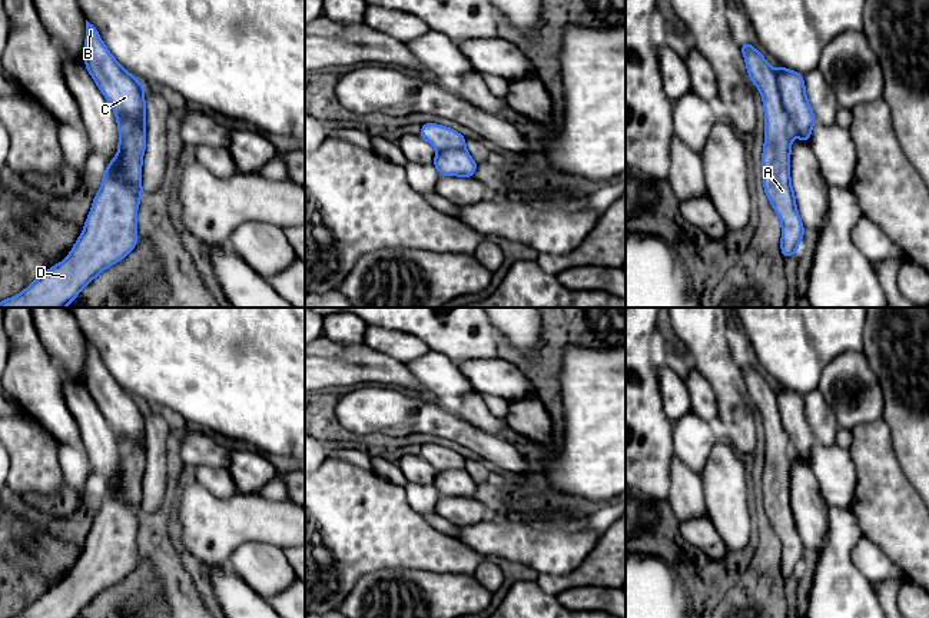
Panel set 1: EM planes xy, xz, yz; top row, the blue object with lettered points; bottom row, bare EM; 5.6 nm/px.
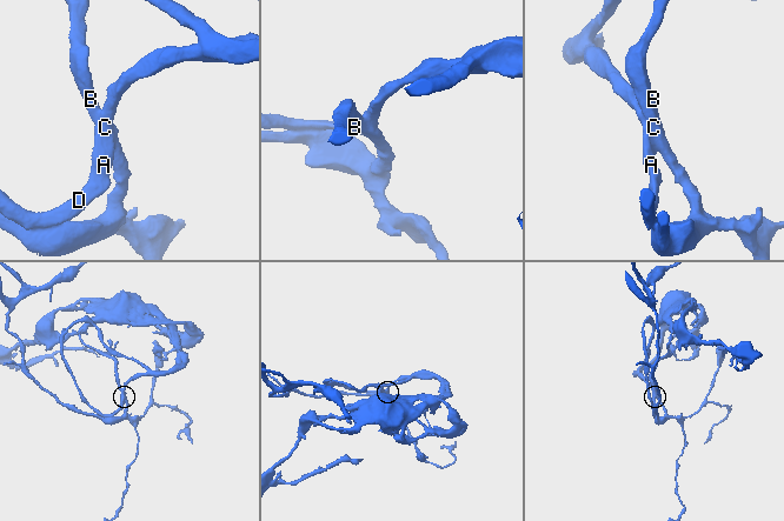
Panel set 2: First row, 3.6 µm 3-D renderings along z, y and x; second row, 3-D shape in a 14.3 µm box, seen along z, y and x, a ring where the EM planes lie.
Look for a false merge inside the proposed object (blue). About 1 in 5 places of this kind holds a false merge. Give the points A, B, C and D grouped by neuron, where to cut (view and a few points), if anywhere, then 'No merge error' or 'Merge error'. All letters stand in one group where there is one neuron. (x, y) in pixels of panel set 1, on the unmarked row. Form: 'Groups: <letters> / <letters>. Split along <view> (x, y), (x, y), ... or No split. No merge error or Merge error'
Groups: A B C D. No split. No merge error

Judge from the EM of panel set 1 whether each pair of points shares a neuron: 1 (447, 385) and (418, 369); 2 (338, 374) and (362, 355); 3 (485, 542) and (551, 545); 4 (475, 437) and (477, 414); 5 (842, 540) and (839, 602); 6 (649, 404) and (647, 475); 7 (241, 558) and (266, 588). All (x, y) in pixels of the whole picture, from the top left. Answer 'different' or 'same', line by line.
1: same
2: same
3: same
4: different
5: same
6: same
7: same

